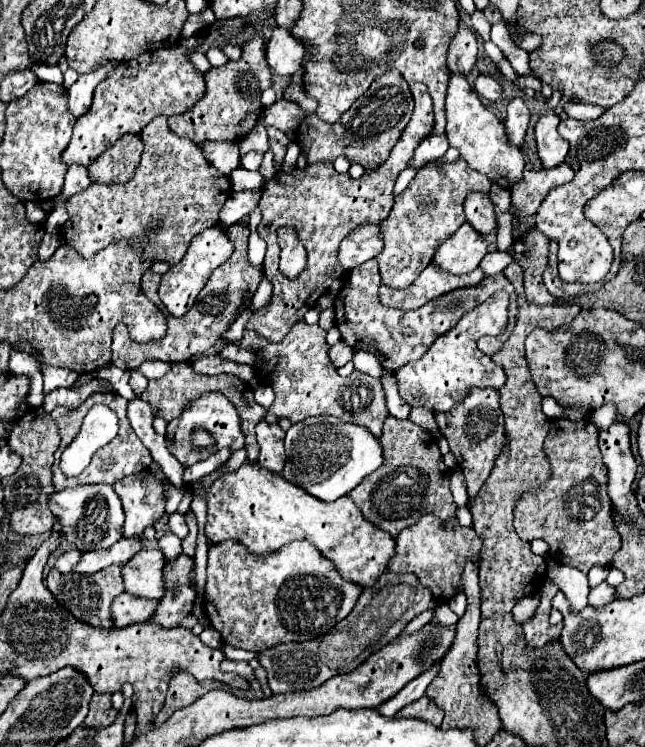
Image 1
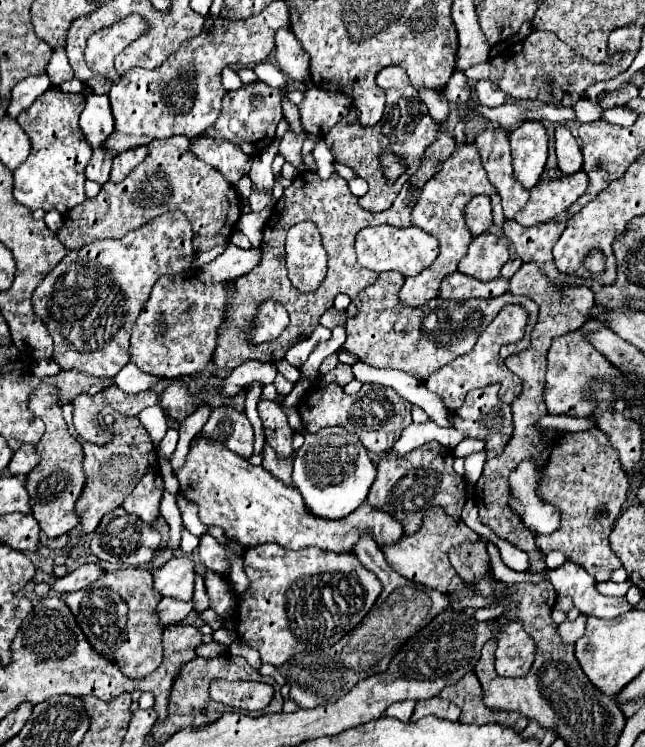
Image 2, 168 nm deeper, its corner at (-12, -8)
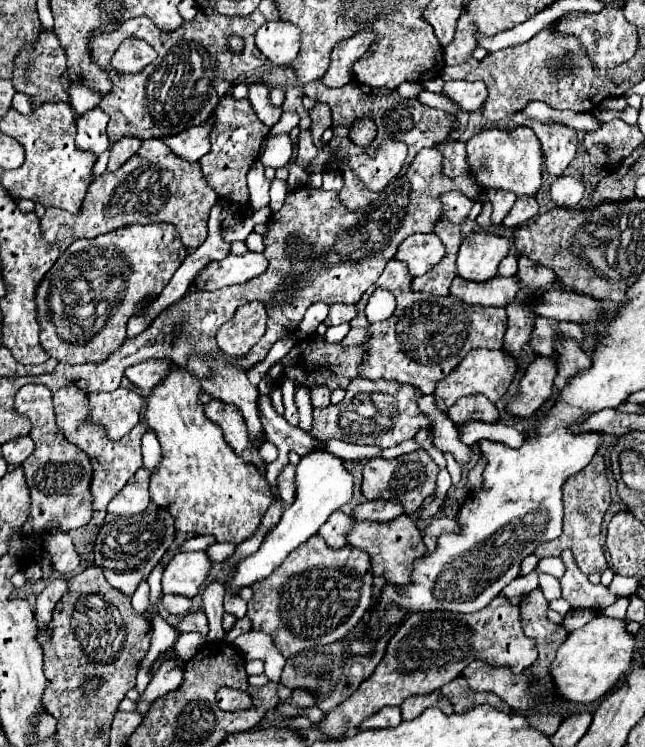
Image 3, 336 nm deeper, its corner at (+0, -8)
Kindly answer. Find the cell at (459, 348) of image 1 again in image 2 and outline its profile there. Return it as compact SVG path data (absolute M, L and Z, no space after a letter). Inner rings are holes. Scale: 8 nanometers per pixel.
M506 306L502 310L502 314L496 316L496 320L490 322L490 326L480 334L478 342L476 342L476 348L470 352L470 354L464 354L460 358L456 358L454 362L450 362L448 366L440 368L438 372L432 374L432 378L428 378L428 390L438 394L440 398L444 398L446 402L446 408L450 412L456 412L462 402L464 402L464 396L474 390L474 388L484 388L484 386L490 386L490 384L500 384L500 400L510 404L522 390L522 382L516 374L512 374L506 366L504 366L504 360L500 358L500 348L506 344L514 344L518 342L524 335L527 326L528 314L524 308L520 306Z

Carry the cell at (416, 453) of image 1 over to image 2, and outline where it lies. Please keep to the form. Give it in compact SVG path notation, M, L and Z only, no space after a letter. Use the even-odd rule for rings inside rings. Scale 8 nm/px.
M428 442L406 456L396 456L394 452L384 452L376 464L376 480L368 494L368 504L396 516L404 524L404 534L414 534L420 530L424 512L440 504L452 518L460 518L462 506L466 502L466 482L452 468L454 454L438 442Z

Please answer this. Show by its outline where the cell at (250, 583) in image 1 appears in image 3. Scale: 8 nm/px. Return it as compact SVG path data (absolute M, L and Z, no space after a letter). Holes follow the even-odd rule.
M312 536L304 544L300 544L288 558L260 582L252 584L252 600L248 602L246 616L252 622L252 630L260 630L268 634L284 658L294 656L306 648L324 646L336 642L350 634L350 630L362 620L366 610L372 604L372 570L370 558L366 552L356 550L354 546L346 546L340 550L332 550L322 536Z

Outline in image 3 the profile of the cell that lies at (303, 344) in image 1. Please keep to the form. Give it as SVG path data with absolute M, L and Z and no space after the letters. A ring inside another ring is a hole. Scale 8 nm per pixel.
M354 378L348 384L346 398L340 404L314 408L310 434L320 442L338 438L352 444L378 444L382 448L398 446L400 442L414 438L418 428L428 428L426 416L416 406L418 394L420 392L414 386L404 386L398 382Z

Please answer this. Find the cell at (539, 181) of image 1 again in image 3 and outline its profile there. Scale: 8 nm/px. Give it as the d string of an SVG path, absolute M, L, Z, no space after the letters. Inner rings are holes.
M520 196L516 202L514 202L514 206L512 206L512 210L508 212L508 216L504 218L504 226L506 228L518 228L518 226L522 226L522 224L526 224L526 222L530 222L534 216L538 216L538 202L536 202L536 198L532 198L532 196Z

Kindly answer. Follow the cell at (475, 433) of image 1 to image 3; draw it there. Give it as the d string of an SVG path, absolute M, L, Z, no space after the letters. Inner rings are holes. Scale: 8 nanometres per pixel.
M464 396L464 398L460 398L448 410L448 416L452 418L452 422L456 426L462 426L468 420L480 420L480 422L488 422L488 424L498 422L496 406L492 402L488 402L488 398L484 398L484 396Z

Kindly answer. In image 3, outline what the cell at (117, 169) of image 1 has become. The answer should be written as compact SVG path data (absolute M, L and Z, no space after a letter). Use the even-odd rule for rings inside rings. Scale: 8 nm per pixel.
M122 138L118 140L112 148L110 148L110 160L108 160L108 172L118 170L128 158L132 158L132 154L136 154L136 150L140 148L140 140L138 138Z

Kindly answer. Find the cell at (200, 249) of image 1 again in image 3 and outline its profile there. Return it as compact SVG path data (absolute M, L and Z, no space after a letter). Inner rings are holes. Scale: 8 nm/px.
M246 252L244 256L228 254L224 260L210 260L194 280L198 290L218 290L230 284L242 284L266 270L266 258L258 252Z

